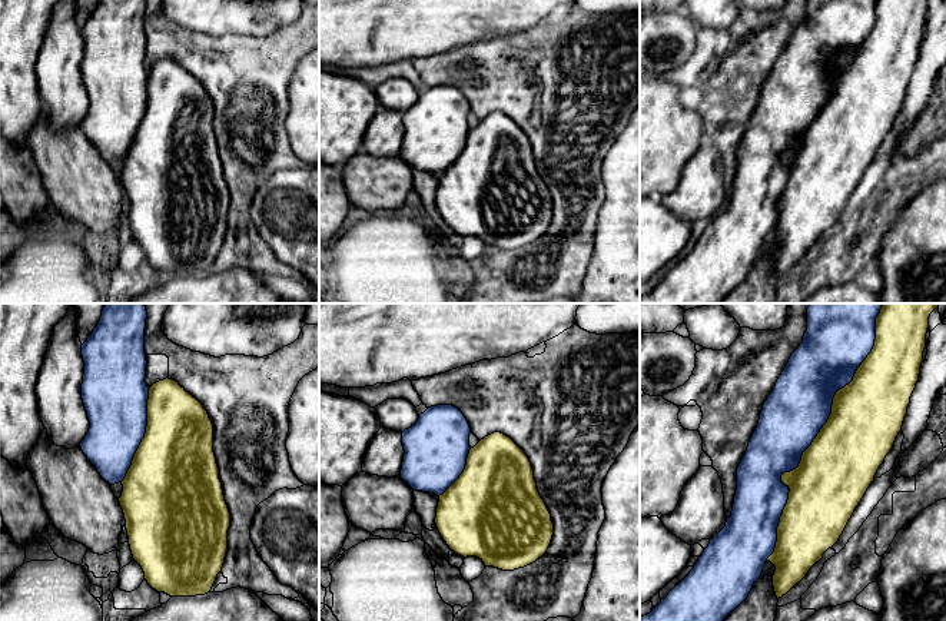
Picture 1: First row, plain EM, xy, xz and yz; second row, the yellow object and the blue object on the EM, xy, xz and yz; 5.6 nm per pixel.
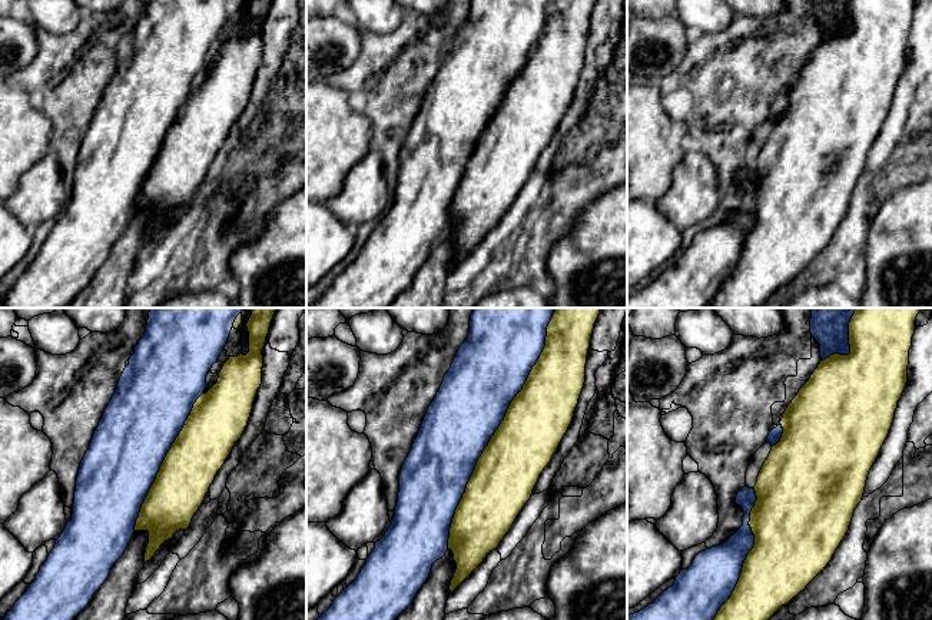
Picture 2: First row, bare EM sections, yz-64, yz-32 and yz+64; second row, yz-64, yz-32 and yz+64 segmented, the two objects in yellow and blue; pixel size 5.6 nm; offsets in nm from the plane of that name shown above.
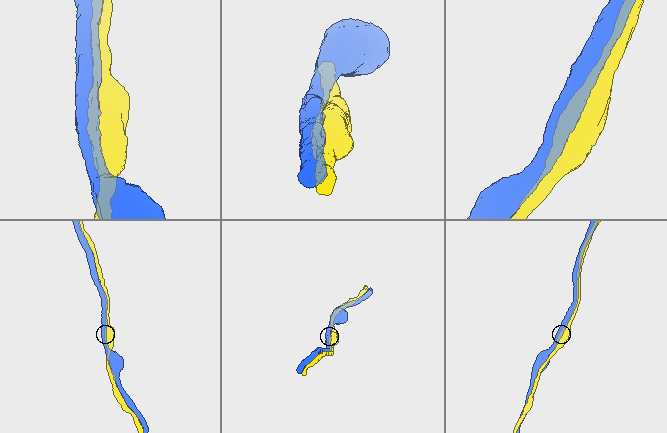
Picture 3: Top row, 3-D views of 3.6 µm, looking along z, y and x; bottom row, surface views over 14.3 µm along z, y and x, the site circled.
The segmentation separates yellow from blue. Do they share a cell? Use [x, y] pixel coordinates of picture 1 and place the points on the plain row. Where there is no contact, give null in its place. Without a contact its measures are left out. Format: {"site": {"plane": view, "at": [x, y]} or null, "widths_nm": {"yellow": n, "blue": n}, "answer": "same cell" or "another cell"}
{"site": {"plane": "yz", "at": [812, 122]}, "widths_nm": {"yellow": 400, "blue": 360}, "answer": "same cell"}

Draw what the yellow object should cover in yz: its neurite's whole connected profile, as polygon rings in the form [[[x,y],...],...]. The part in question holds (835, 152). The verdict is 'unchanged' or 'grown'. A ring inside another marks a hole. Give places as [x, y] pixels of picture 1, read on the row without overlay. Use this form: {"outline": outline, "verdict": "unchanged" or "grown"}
{"outline": [[[876,0],[872,31],[857,47],[853,60],[836,72],[832,93],[803,132],[799,146],[781,155],[790,172],[777,206],[774,232],[767,238],[776,246],[773,266],[777,279],[799,263],[839,220],[893,127],[919,60],[927,7],[929,0]]], "verdict": "unchanged"}

